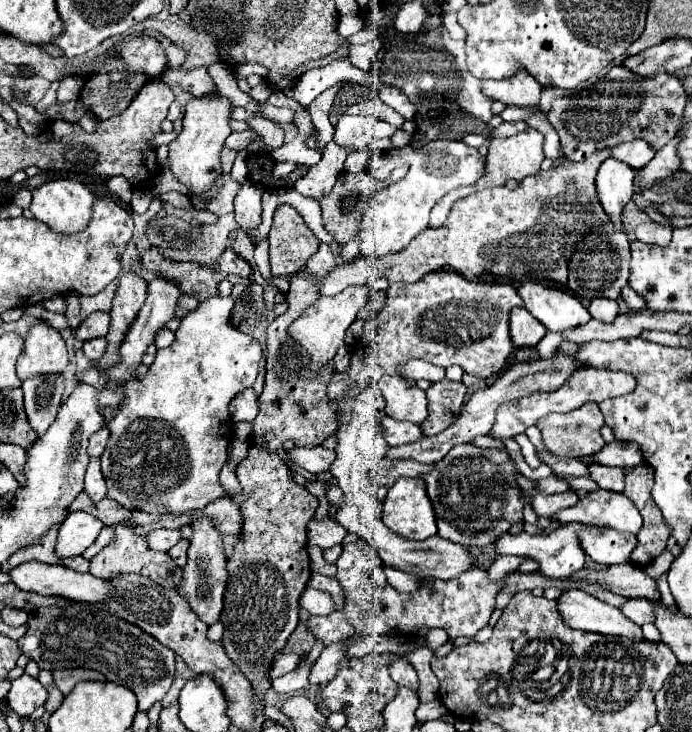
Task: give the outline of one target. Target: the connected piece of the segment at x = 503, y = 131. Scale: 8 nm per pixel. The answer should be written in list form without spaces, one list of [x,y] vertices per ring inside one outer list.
[[[517,121],[517,123],[501,123],[497,129],[493,129],[493,137],[505,137],[505,135],[515,135],[523,129],[529,129],[527,123]]]

